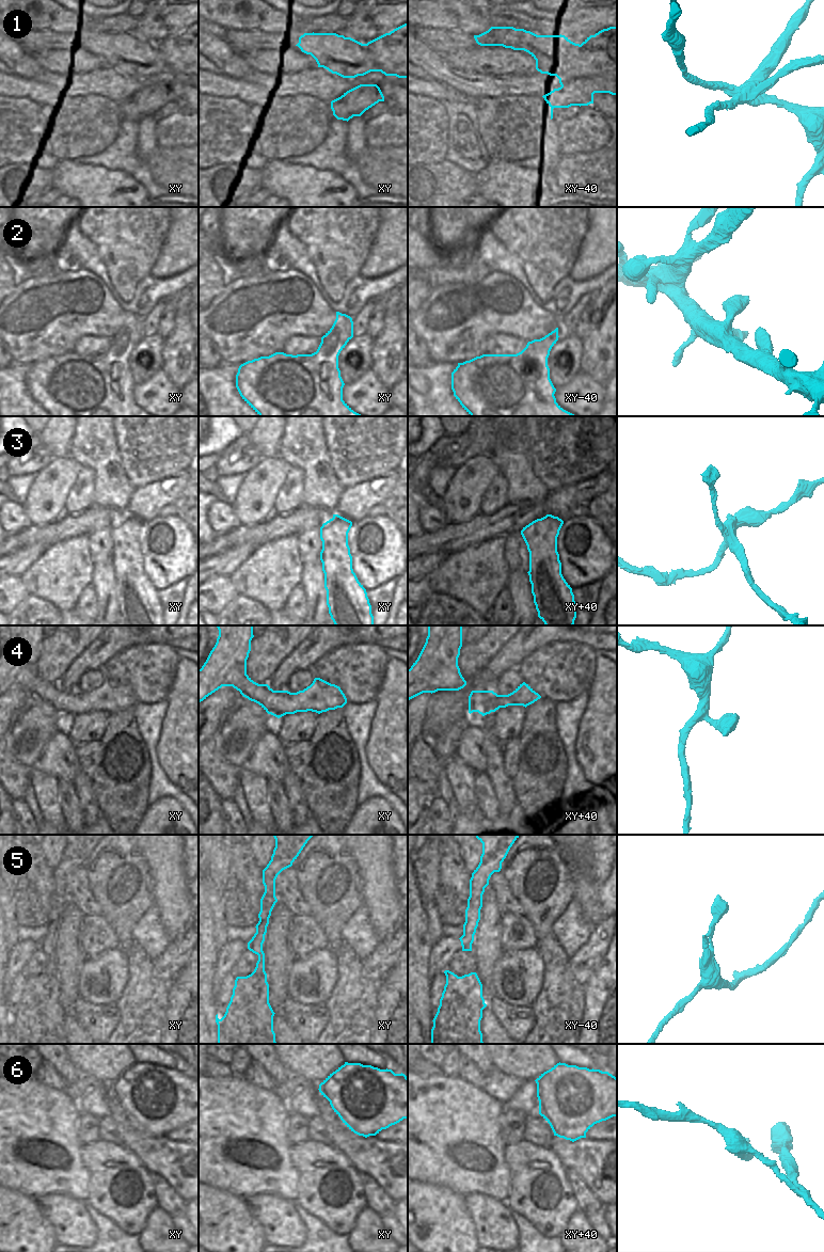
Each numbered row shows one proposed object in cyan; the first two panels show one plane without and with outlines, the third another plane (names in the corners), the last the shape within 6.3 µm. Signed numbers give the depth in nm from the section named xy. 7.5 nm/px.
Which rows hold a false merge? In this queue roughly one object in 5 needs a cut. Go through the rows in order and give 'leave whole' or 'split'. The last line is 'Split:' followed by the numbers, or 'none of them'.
1: split
2: leave whole
3: split
4: leave whole
5: leave whole
6: split
Split: 1, 3, 6

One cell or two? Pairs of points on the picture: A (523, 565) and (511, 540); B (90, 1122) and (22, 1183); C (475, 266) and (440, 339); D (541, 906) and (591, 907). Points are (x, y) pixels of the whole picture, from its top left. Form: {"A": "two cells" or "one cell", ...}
{"A": "one cell", "B": "two cells", "C": "two cells", "D": "two cells"}

